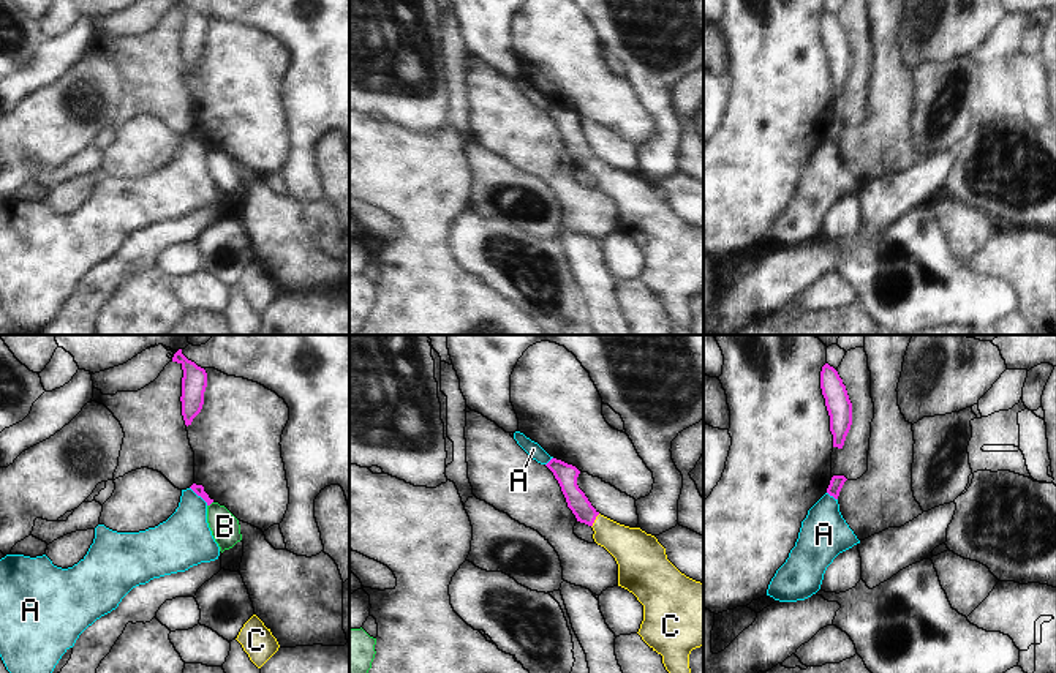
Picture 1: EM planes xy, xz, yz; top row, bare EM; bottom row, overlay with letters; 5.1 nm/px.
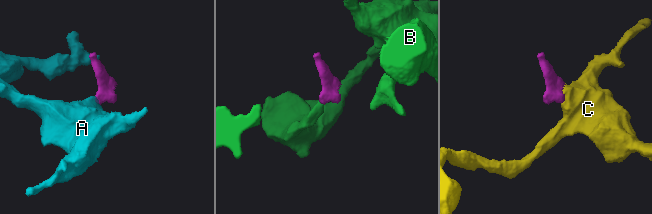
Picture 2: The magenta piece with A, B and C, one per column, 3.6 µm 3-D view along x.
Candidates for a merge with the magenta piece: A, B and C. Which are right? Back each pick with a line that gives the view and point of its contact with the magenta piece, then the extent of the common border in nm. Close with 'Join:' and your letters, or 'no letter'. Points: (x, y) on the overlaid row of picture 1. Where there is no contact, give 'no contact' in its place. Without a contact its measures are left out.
C: meets magenta in xz at (595, 518); contact 80 nm long
Join: C

